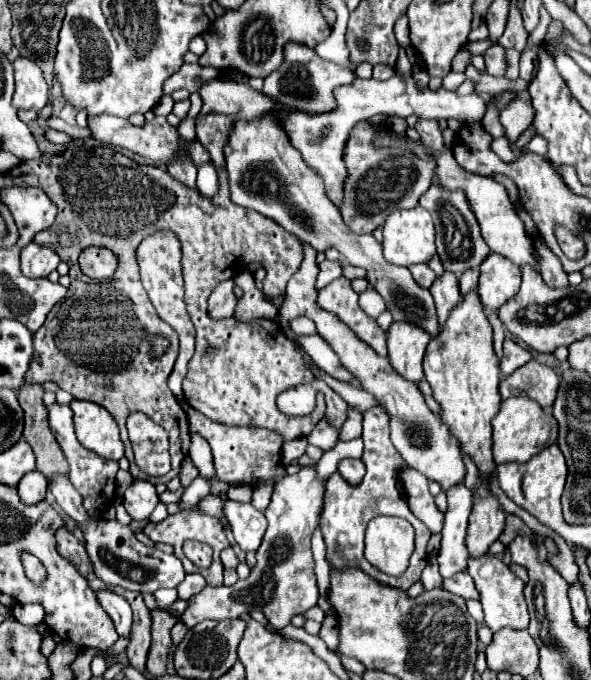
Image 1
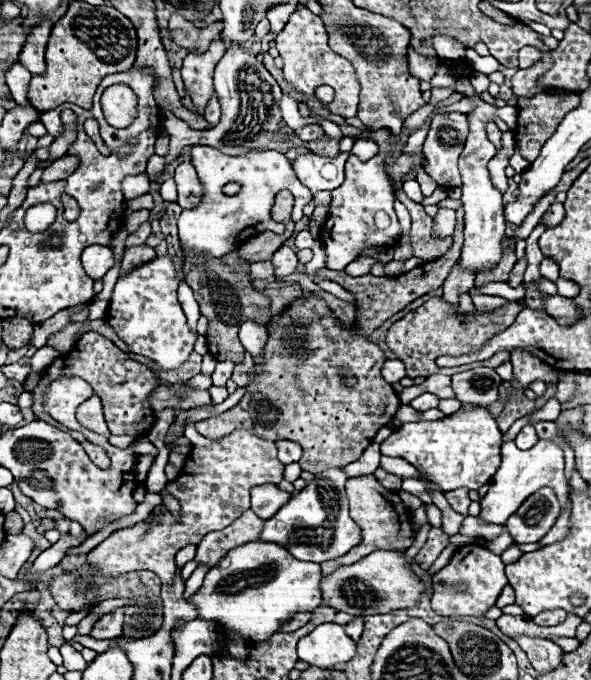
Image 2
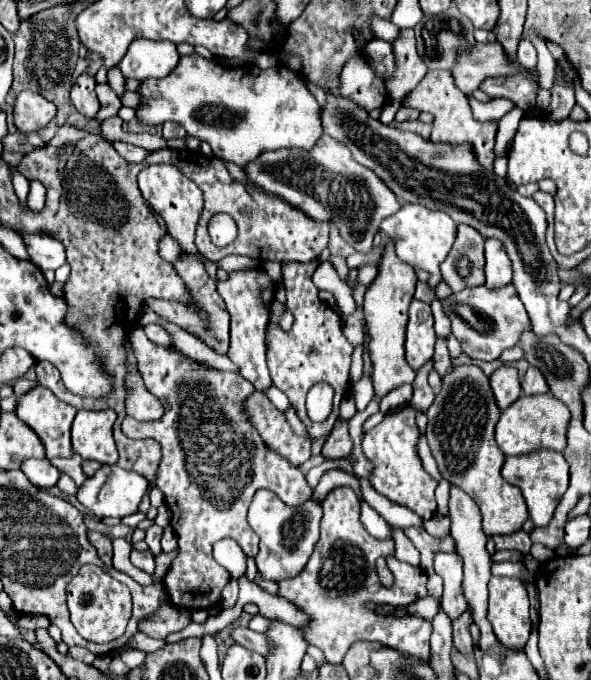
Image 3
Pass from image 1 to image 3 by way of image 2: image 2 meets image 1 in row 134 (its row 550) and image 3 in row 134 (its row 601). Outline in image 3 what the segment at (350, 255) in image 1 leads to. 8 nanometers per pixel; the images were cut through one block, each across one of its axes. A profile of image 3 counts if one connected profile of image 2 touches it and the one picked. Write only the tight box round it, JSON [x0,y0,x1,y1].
[136,54,322,170]

